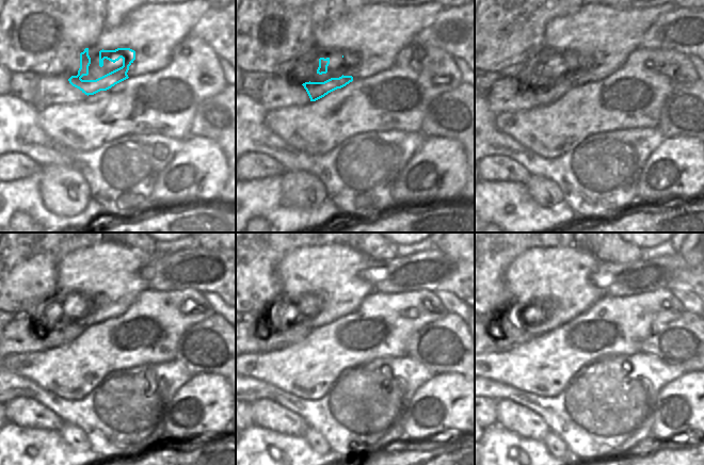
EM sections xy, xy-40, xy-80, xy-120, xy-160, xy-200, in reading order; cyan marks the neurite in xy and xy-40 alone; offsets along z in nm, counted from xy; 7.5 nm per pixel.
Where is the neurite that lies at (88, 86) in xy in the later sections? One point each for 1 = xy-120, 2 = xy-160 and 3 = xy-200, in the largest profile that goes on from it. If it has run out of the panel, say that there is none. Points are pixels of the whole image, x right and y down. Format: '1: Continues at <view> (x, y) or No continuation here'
1: Continues at xy-120 (63, 334)
2: Continues at xy-160 (286, 337)
3: Continues at xy-200 (517, 340)

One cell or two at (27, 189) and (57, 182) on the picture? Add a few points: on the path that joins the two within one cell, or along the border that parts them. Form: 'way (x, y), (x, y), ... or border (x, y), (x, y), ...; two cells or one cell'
border (41, 172), (41, 199), (48, 210); two cells

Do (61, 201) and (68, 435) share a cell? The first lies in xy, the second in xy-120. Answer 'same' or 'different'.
same

